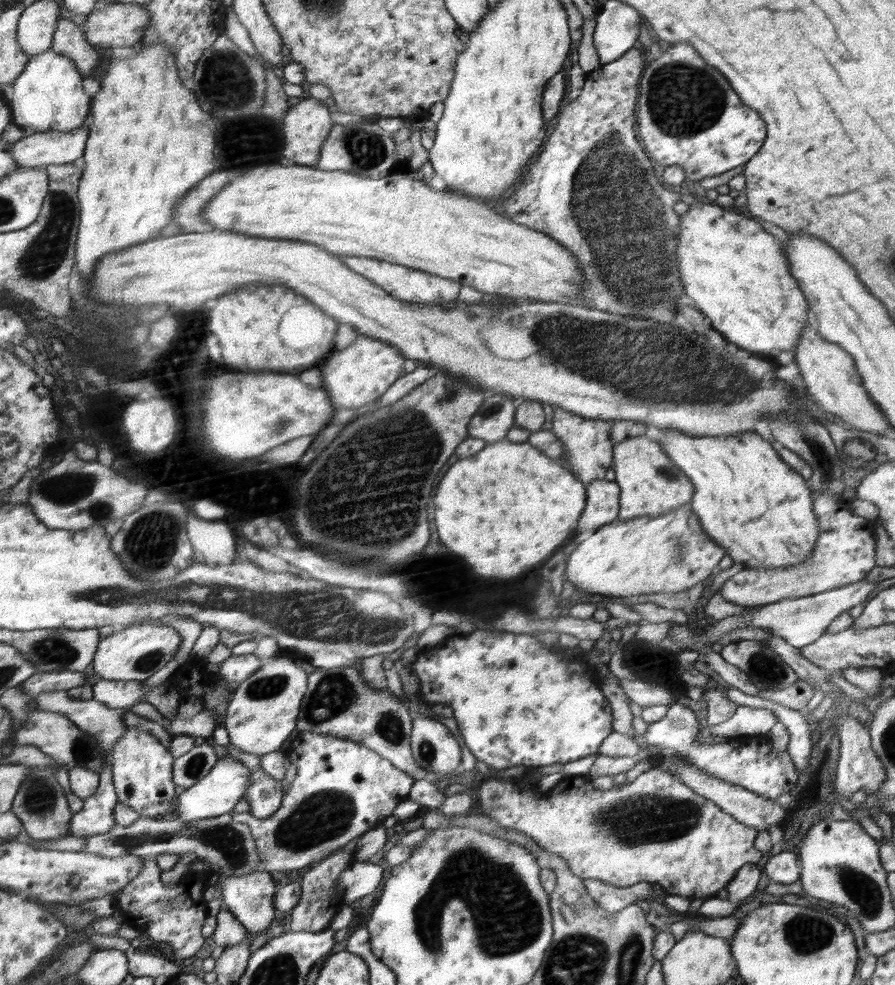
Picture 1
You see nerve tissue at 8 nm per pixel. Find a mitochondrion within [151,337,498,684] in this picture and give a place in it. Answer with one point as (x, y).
(352, 486)

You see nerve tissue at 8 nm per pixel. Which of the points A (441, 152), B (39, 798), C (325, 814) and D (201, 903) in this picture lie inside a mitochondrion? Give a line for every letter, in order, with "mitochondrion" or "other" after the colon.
A: other
B: mitochondrion
C: mitochondrion
D: other

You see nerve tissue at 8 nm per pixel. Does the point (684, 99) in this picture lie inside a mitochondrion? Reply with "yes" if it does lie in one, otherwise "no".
yes

